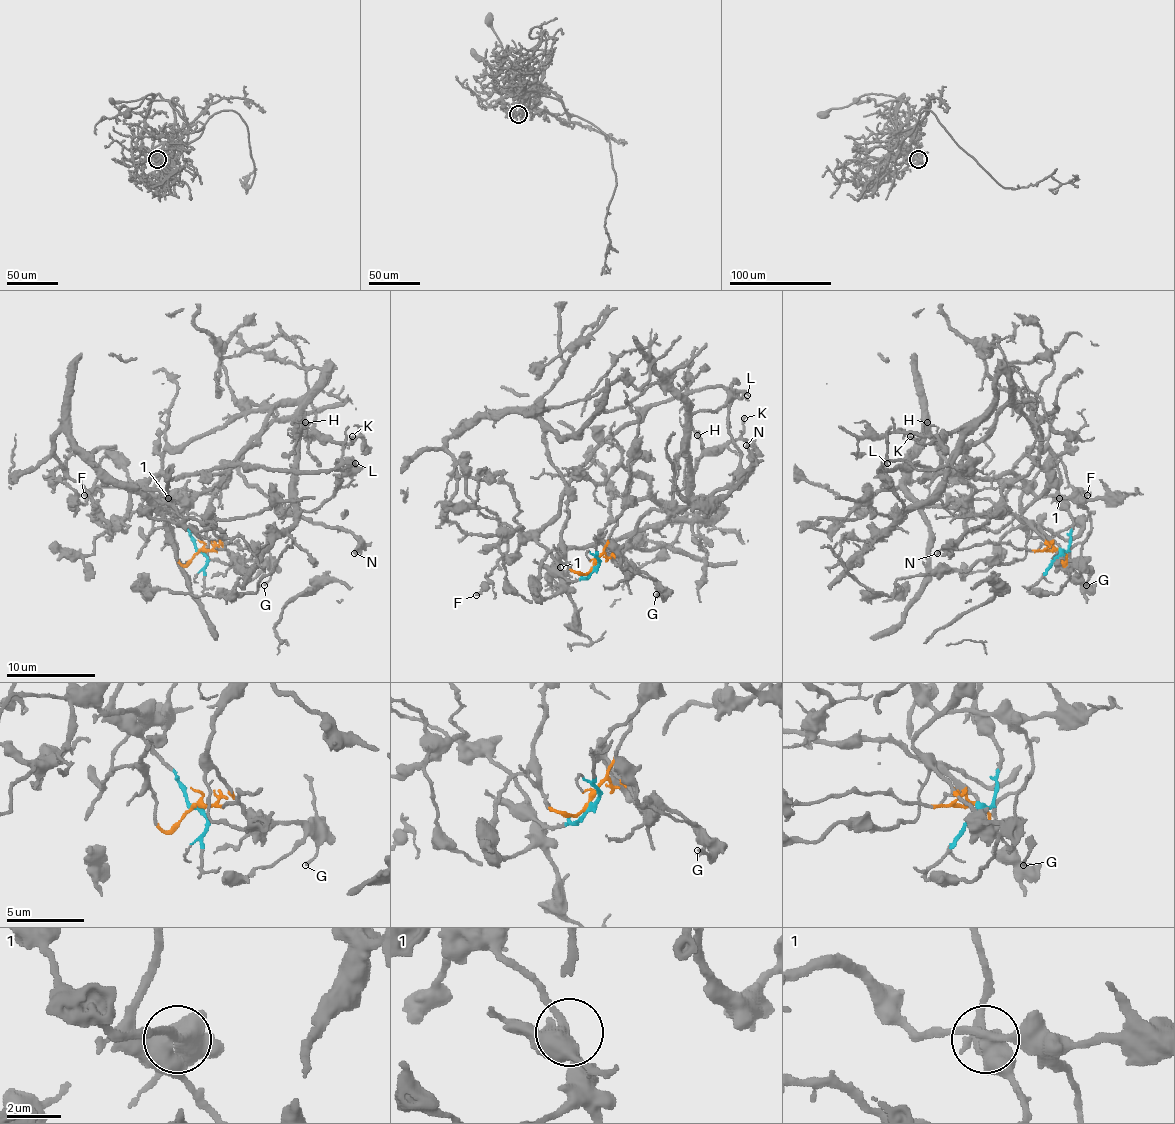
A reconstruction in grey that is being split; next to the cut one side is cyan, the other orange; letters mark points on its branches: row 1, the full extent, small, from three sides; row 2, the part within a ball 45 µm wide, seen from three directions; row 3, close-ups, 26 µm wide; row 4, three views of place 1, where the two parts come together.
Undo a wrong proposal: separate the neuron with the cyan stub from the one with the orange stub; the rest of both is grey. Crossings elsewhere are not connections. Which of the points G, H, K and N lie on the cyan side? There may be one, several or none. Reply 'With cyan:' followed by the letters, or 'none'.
With cyan: H, K

